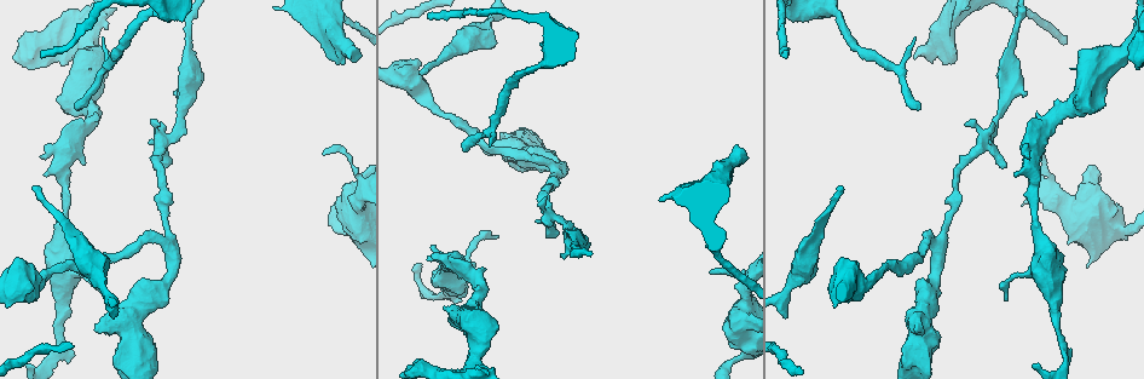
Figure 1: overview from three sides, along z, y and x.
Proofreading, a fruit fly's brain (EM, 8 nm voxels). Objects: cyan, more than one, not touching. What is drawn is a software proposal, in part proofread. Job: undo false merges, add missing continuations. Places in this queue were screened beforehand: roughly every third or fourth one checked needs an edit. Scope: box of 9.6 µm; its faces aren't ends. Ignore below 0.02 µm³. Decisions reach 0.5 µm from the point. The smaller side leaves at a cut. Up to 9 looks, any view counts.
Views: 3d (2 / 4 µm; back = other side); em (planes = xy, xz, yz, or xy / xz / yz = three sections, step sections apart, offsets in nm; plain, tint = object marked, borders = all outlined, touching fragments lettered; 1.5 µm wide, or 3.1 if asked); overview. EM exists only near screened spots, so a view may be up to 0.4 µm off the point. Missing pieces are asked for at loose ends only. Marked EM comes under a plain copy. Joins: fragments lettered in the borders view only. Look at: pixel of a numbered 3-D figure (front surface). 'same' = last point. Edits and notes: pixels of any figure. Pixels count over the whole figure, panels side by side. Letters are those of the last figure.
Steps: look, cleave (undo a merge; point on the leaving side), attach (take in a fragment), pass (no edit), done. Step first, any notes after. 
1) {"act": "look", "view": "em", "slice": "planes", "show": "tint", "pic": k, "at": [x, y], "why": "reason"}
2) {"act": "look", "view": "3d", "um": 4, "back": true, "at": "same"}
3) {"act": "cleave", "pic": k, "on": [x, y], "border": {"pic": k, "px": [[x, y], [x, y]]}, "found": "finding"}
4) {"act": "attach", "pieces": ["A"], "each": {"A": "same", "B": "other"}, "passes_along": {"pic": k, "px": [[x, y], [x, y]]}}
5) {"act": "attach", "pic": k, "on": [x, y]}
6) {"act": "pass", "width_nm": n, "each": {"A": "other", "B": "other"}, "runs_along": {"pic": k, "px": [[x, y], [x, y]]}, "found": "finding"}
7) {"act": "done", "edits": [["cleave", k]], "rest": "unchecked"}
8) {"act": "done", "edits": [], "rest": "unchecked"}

{"act": "look", "view": "3d", "um": 4, "pic": 1, "at": [1120, 228], "why": "calibre changes"}

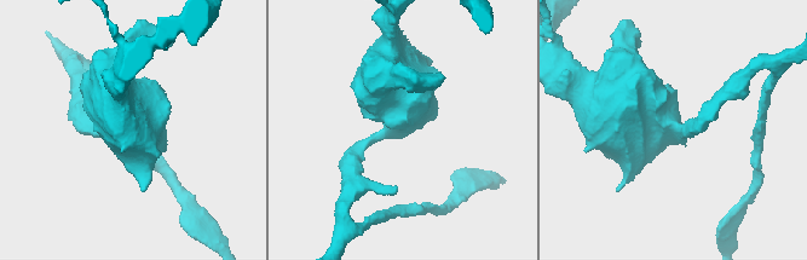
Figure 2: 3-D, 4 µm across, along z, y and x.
{"act": "look", "view": "em", "slice": "planes", "show": "tint", "pic": 2, "at": [391, 129], "why": "shape alone is not enough"}

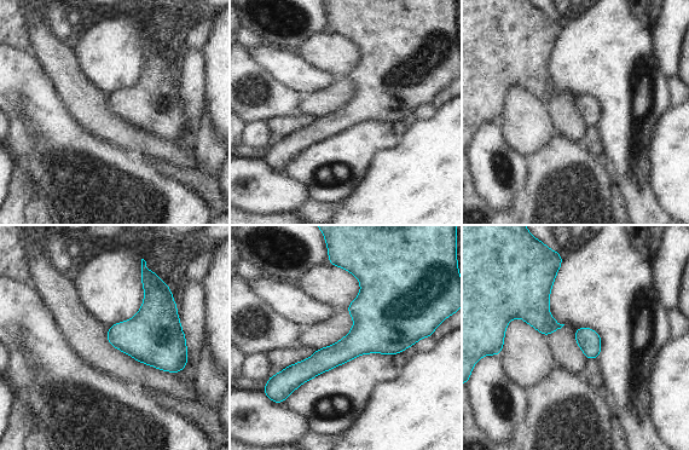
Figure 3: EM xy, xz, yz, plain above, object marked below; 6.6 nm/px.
{"act": "look", "view": "em", "slice": "planes", "show": "borders", "at": "same", "why": "see the neighbours"}

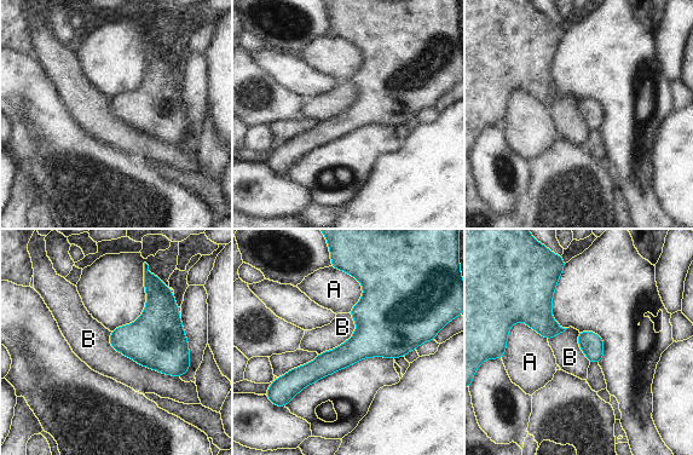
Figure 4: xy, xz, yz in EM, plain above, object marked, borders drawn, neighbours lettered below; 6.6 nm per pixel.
{"act": "pass", "each": {"A": "other", "B": "other"}, "border": {"pic": 4, "px": [[110, 332], [114, 349], [179, 378]]}, "found": "all the same neuron"}

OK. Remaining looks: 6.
{"act": "look", "view": "3d", "um": 4, "back": true, "pic": 1, "at": [96, 328], "why": "branch stops here"}

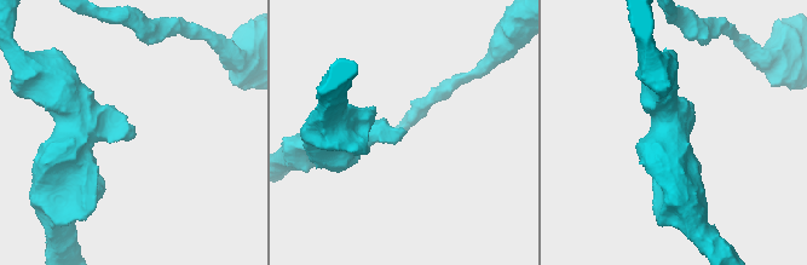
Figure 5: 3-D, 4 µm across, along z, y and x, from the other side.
{"act": "look", "view": "em", "slice": "xz", "step": 4, "show": "borders", "pic": 5, "at": [402, 129]}

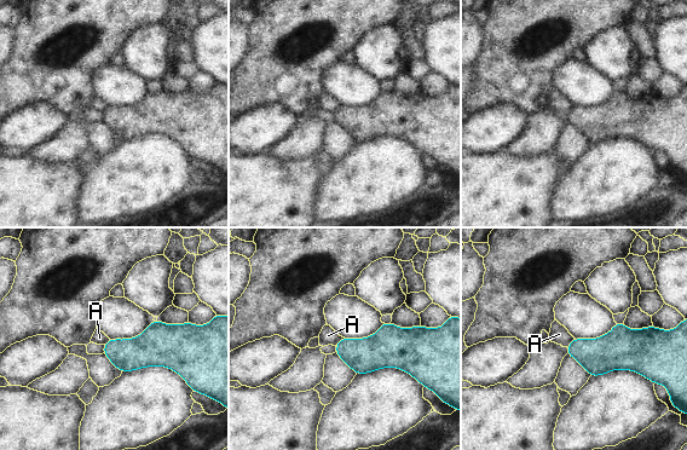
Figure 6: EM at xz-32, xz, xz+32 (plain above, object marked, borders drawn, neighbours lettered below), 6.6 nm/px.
{"act": "look", "view": "em", "slice": "xy", "step": 8, "show": "borders", "at": "same", "why": "cut it another way"}

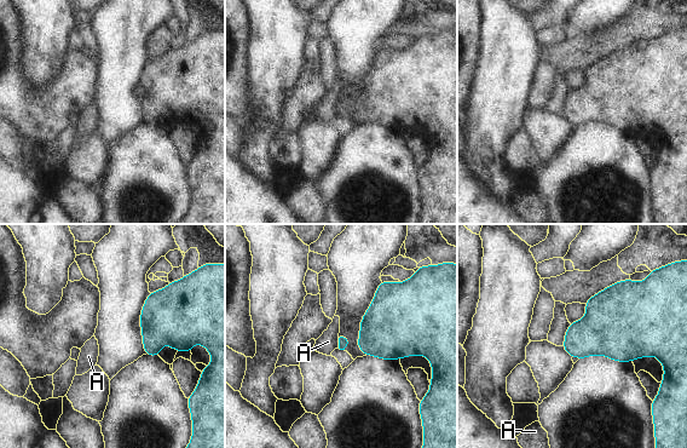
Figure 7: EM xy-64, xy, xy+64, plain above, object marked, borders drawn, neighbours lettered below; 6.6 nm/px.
{"act": "pass", "each": {"A": "other"}, "border": {"pic": 7, "px": [[338, 338], [339, 346]]}, "found": "no lettered fragment goes on from it"}

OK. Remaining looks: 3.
{"act": "look", "view": "3d", "um": 2, "pic": 1, "at": [841, 188], "why": "tapers out"}

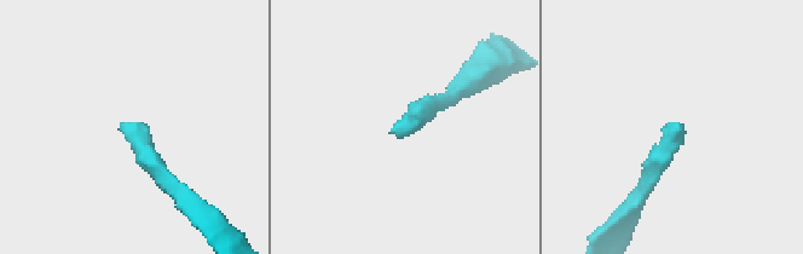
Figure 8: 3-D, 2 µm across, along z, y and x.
{"act": "look", "view": "em", "slice": "planes", "show": "tint", "pic": 8, "at": [679, 124], "why": "shape alone is not enough"}

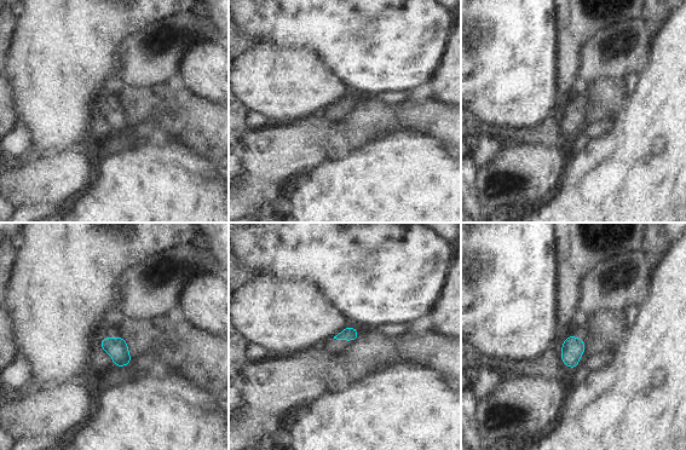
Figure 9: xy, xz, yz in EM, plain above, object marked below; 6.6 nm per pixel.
{"act": "look", "view": "em", "slice": "planes", "show": "borders", "at": "same", "why": "see the neighbours"}

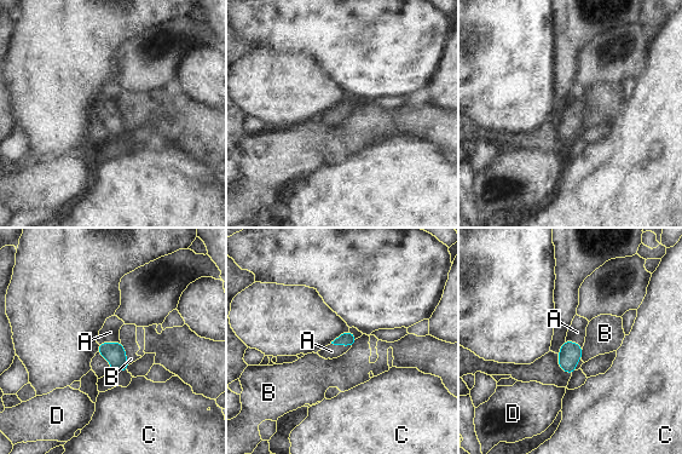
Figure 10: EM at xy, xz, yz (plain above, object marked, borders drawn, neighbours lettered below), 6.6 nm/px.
{"act": "attach", "pieces": ["A"], "each": {"A": "same", "B": "other", "C": "other", "D": "other"}, "passes_along": {"pic": 10, "px": [[114, 352], [109, 343], [110, 332]]}, "found": "it goes on there"}

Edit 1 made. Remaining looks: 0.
{"act": "done", "edits": [["attach", 10]], "rest": "unchecked"}

